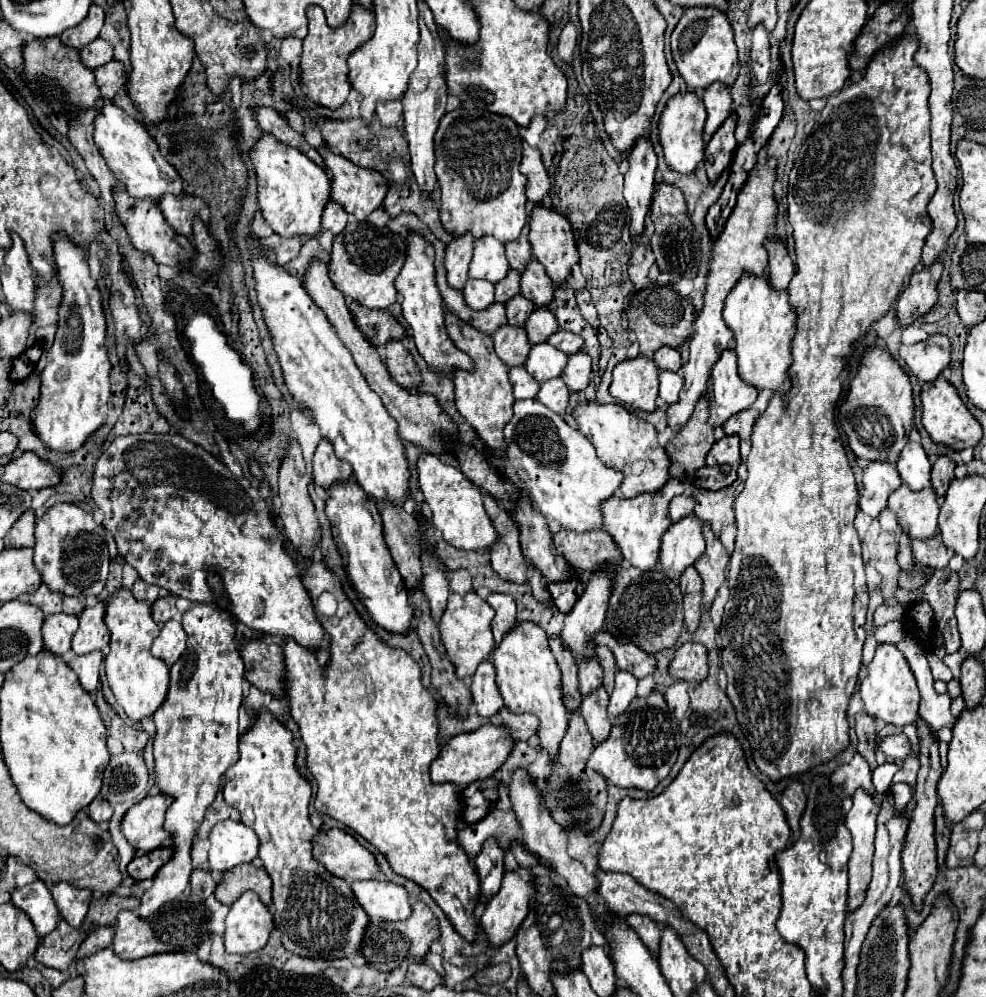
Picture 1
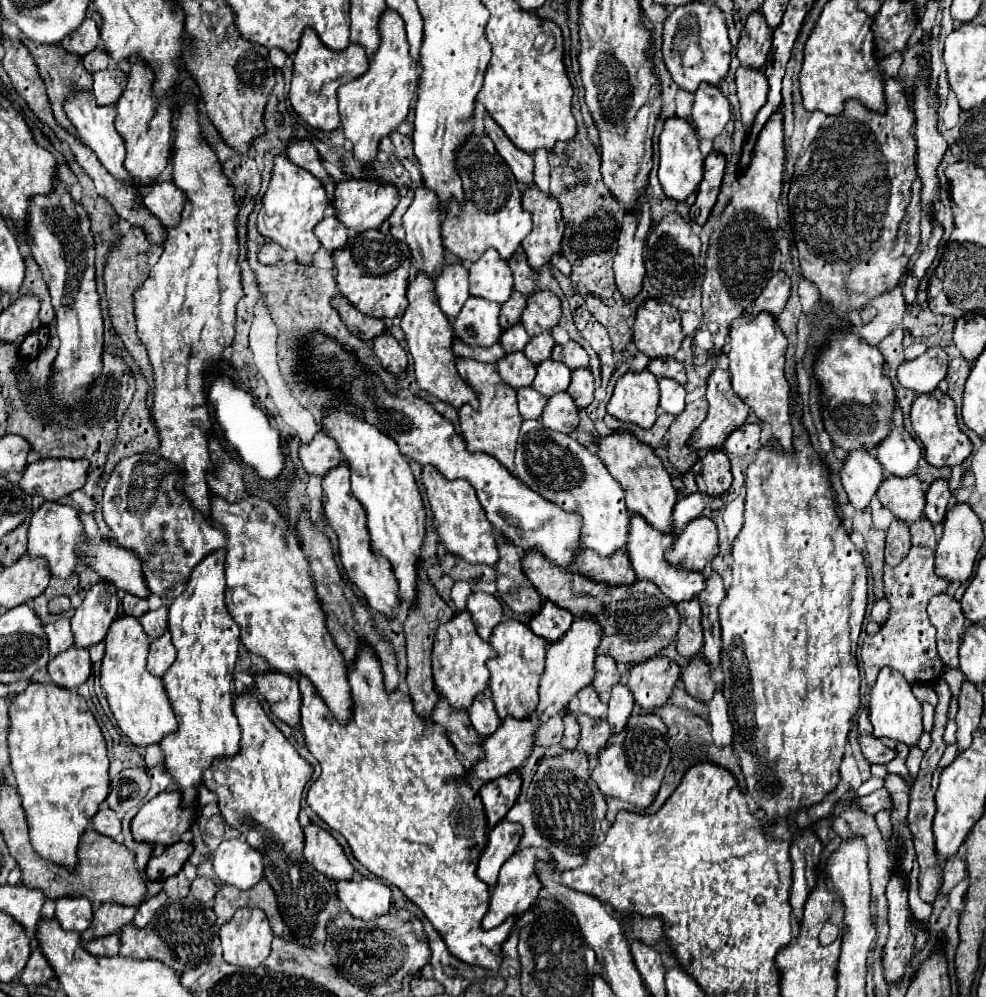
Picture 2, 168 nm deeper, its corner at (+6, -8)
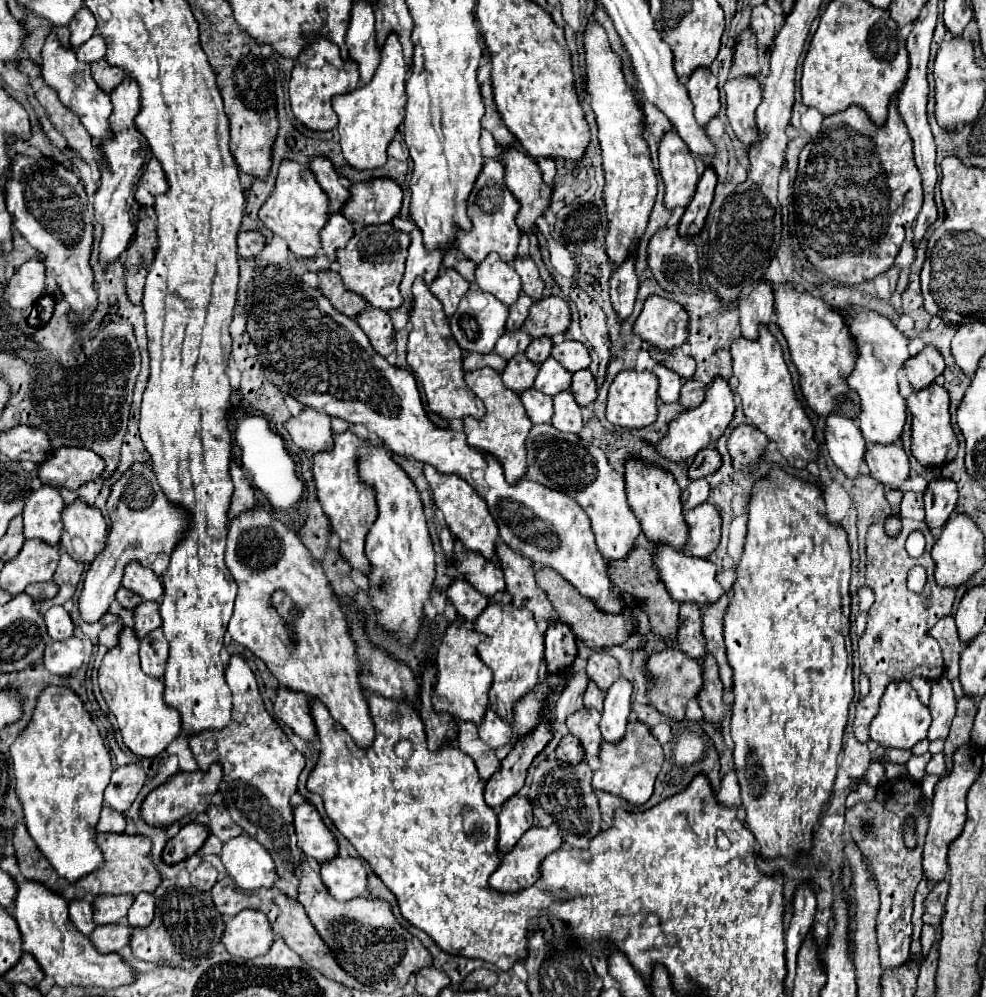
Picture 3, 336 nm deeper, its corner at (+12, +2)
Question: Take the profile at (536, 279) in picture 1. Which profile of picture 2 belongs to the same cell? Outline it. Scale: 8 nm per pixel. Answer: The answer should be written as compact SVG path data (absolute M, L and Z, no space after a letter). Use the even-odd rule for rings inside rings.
M535 291L527 299L527 307L521 315L521 325L525 331L535 337L545 331L551 331L561 319L561 301L551 291Z

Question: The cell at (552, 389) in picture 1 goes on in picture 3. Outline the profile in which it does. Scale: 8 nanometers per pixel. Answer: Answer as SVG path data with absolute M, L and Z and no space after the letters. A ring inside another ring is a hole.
M561 391L553 395L553 421L551 425L559 431L579 433L583 429L581 407L575 403L571 391Z

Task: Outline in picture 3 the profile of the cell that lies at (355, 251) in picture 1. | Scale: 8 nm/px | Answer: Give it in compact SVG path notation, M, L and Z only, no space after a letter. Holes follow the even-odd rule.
M391 223L383 225L369 225L357 231L349 245L345 249L337 251L337 263L339 263L339 275L345 283L345 287L369 301L371 307L377 309L395 309L403 305L403 297L399 293L399 283L403 279L405 271L405 259L407 259L407 247L411 243L409 233L397 231L391 227Z

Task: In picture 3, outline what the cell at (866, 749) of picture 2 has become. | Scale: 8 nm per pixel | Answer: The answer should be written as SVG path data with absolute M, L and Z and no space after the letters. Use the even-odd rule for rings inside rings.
M901 517L903 529L897 537L887 537L883 523L875 523L869 527L867 533L867 575L865 585L875 591L875 603L869 609L869 621L865 627L865 633L859 637L859 663L861 671L867 675L871 683L871 691L867 697L863 697L857 703L857 715L853 721L853 733L857 741L869 743L869 723L875 717L879 709L879 699L887 687L887 683L897 679L911 681L913 677L923 677L927 681L935 681L943 675L943 657L939 643L929 635L931 627L945 615L951 615L955 591L953 589L941 589L933 581L933 561L929 551L935 543L935 537L931 535L931 529L925 525L925 521L913 521L907 517ZM911 531L921 531L927 539L925 553L919 559L911 559L905 551L905 539ZM913 565L923 565L927 569L927 585L921 593L911 593L907 589L907 571Z

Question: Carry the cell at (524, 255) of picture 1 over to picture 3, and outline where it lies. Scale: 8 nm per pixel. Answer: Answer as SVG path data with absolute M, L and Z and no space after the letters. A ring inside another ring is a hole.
M517 255L513 259L513 267L515 267L515 273L521 277L523 293L527 293L533 301L539 301L543 297L543 287L545 285L539 277L539 271L537 271L537 265L533 263L533 259Z

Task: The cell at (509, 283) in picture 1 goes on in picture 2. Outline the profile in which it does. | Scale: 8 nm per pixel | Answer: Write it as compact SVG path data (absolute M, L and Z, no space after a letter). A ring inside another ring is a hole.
M513 291L511 299L501 305L501 327L507 329L507 327L519 323L525 305L527 305L527 299L519 291Z

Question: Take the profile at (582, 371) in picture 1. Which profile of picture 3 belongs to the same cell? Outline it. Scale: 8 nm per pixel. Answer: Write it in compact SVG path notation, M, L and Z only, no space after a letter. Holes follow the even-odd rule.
M581 369L581 371L573 373L571 391L575 395L575 401L581 407L585 407L585 405L589 405L589 403L595 401L595 397L597 397L597 385L595 385L595 377L591 375L589 369Z

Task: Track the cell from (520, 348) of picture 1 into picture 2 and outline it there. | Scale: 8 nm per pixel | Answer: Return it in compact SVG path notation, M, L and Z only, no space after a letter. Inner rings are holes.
M509 353L497 363L497 371L503 383L507 383L513 389L523 389L531 387L537 375L537 365L531 363L523 353Z

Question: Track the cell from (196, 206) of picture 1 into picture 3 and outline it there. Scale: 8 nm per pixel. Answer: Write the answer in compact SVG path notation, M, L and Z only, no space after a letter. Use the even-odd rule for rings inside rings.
M151 159L149 165L147 165L147 169L145 169L145 175L139 181L135 199L137 199L139 205L153 207L155 205L155 197L161 195L161 193L165 193L167 187L169 185L167 185L167 179L165 179L161 163L157 159Z

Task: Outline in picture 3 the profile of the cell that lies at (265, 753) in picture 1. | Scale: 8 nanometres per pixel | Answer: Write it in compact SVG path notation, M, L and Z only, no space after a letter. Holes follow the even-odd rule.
M231 657L229 667L225 671L225 681L233 693L233 719L229 725L221 731L203 731L199 735L193 735L189 739L189 747L193 751L193 757L199 759L199 767L205 771L213 763L221 763L223 767L223 779L219 783L219 793L225 797L225 809L229 811L231 819L251 837L257 839L259 845L263 845L277 867L277 875L281 881L287 881L291 875L295 875L297 861L301 861L303 853L297 847L297 837L295 837L295 827L293 827L293 809L291 809L291 795L297 791L297 779L305 767L305 757L291 745L283 729L273 721L273 717L267 713L253 671L241 657Z

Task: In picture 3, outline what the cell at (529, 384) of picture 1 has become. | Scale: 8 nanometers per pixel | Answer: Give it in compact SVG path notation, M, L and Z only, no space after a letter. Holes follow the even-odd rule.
M527 389L527 393L521 393L521 403L531 419L531 423L549 423L553 415L553 403L551 397L537 391L537 389Z

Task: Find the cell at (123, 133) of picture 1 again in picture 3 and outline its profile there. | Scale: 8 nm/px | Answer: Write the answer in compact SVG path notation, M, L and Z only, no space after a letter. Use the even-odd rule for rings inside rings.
M49 35L45 41L45 47L41 51L43 57L43 79L49 87L53 87L59 95L59 101L63 101L63 105L73 111L81 125L87 129L87 133L99 141L109 141L113 139L111 129L109 129L109 115L111 115L111 101L109 95L105 91L101 91L97 87L97 83L91 77L91 65L89 63L81 63L75 57L73 49L65 49L61 47L61 43L57 41L55 35Z

